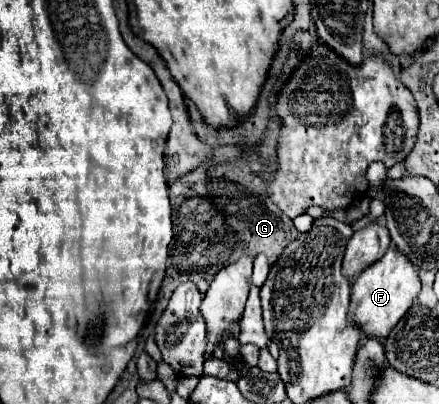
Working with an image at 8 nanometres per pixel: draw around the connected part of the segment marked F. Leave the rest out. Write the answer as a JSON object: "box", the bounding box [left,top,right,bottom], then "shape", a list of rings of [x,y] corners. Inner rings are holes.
{"box":[350,248,420,340],"shape":[[[390,248],[374,266],[368,266],[352,282],[352,302],[350,302],[350,322],[358,324],[364,336],[384,340],[396,322],[410,310],[420,292],[420,280],[414,264],[406,260],[396,248]]]}

